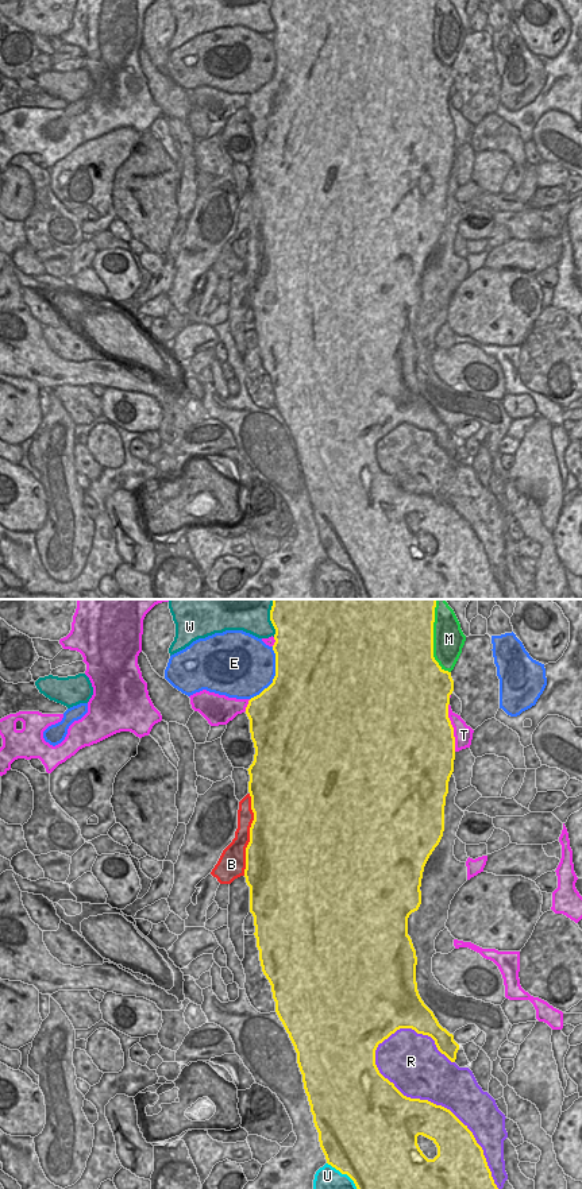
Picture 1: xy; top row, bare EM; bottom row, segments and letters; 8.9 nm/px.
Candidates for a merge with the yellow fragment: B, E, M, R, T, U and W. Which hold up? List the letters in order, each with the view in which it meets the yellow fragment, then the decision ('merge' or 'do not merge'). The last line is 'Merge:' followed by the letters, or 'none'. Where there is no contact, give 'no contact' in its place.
B: xy | do not merge
E: xy | do not merge
M: xy | do not merge
R: xy | do not merge
T: xy | do not merge
U: xy | do not merge
W: xy | do not merge
Merge: none

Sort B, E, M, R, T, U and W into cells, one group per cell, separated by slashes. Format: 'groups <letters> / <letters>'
groups B / E / M / R / T / U / W

